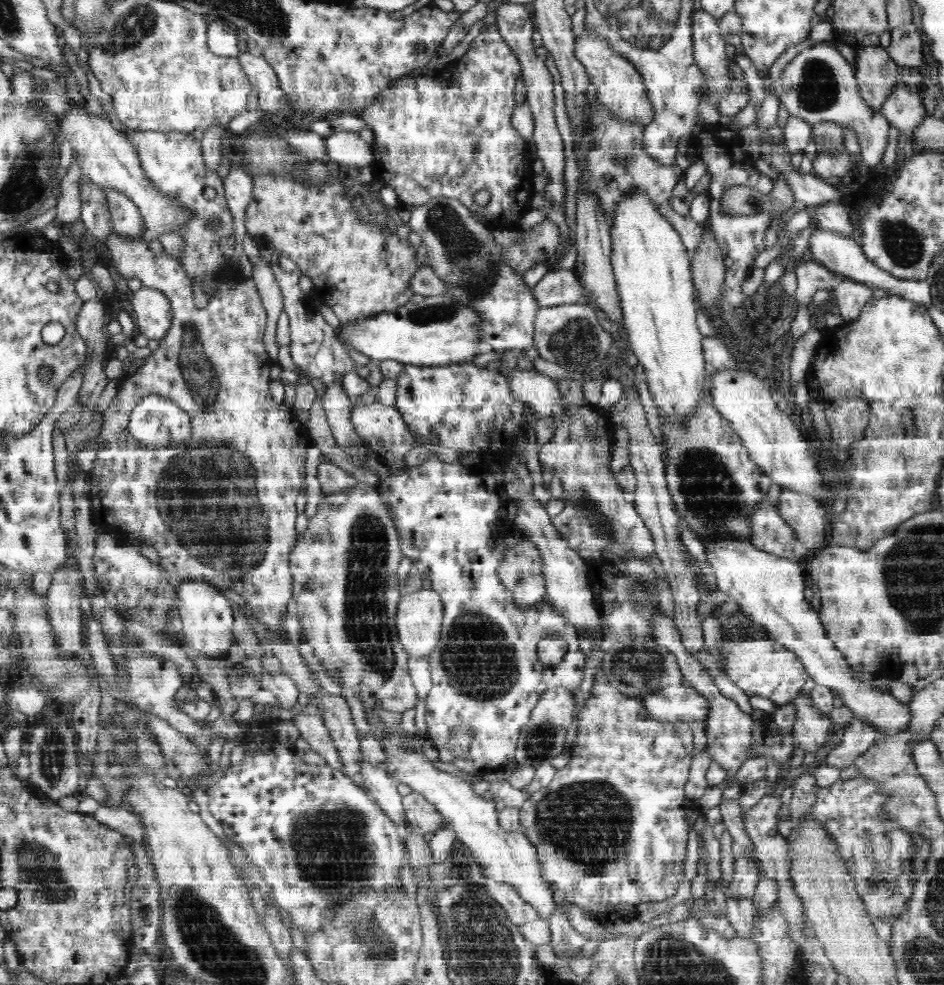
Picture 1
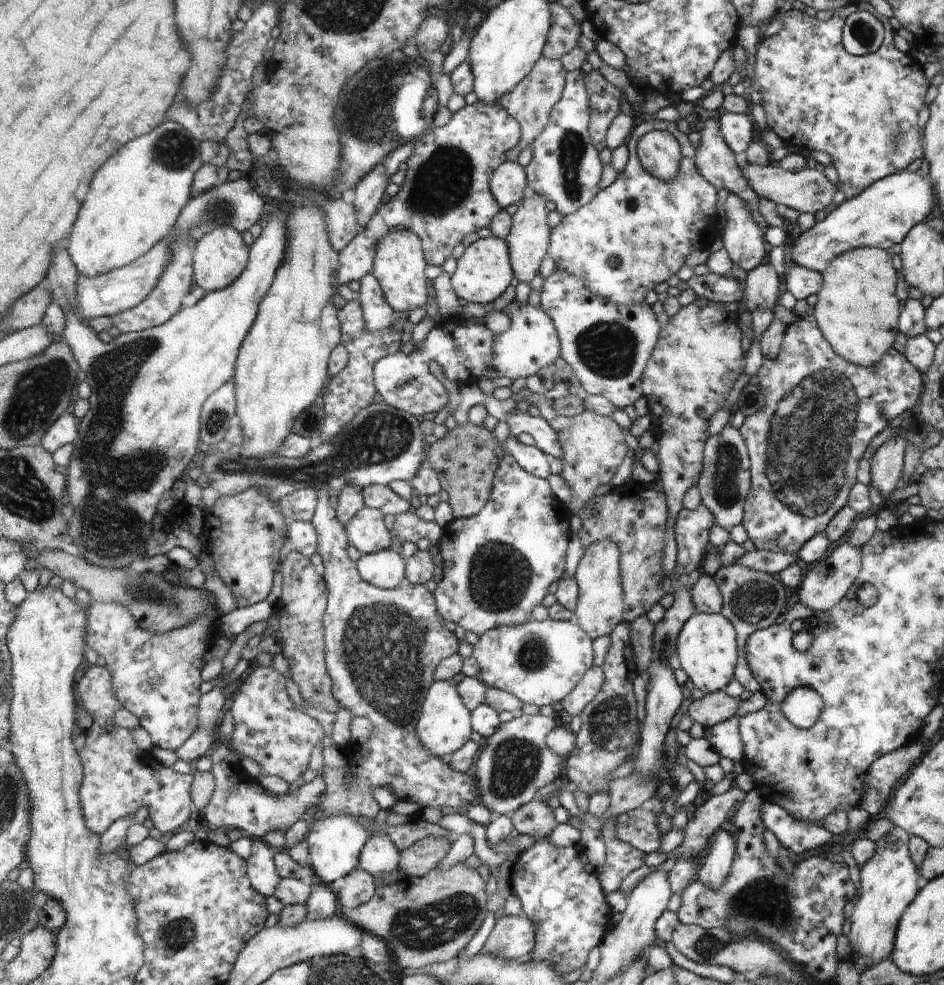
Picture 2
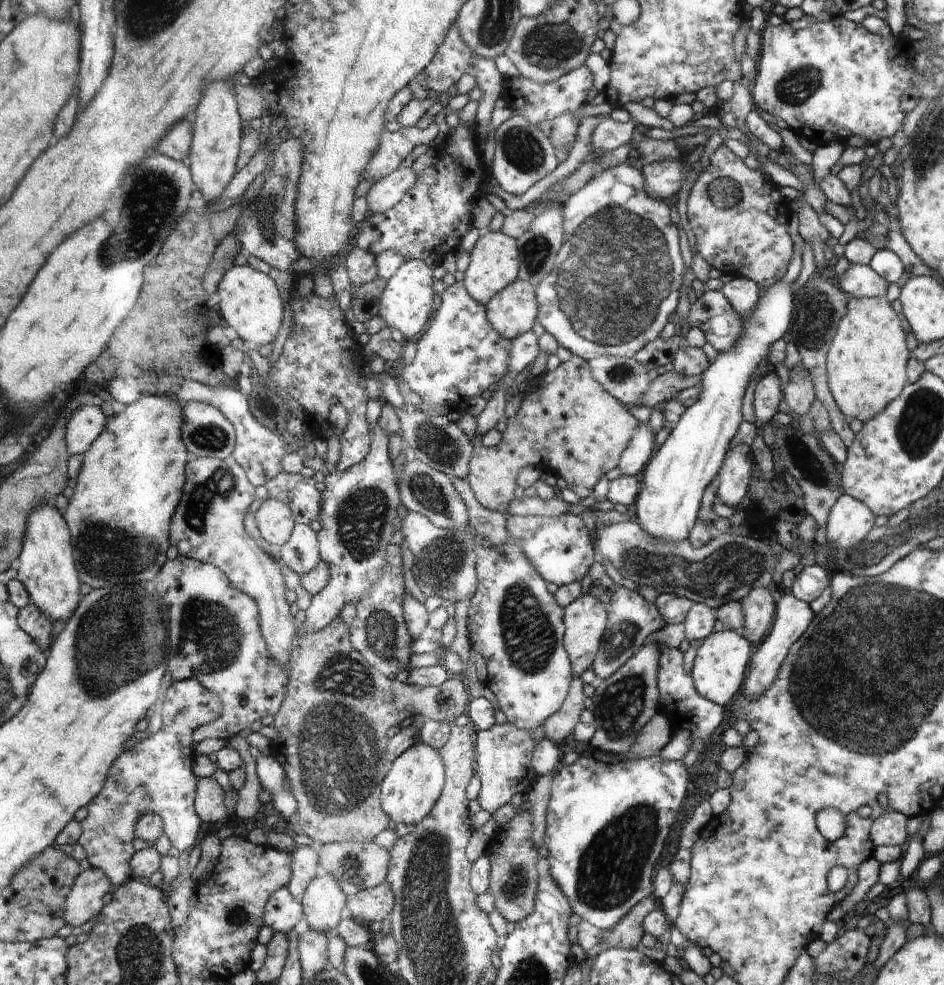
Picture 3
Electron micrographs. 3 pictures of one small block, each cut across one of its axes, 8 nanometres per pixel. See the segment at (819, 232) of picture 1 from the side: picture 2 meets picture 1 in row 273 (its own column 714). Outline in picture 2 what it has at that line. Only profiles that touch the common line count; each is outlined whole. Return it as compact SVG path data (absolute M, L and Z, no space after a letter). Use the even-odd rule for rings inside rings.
M717 830L709 840L707 850L699 856L701 872L697 872L697 878L711 890L717 890L731 868L733 856L735 856L735 842L731 834Z

